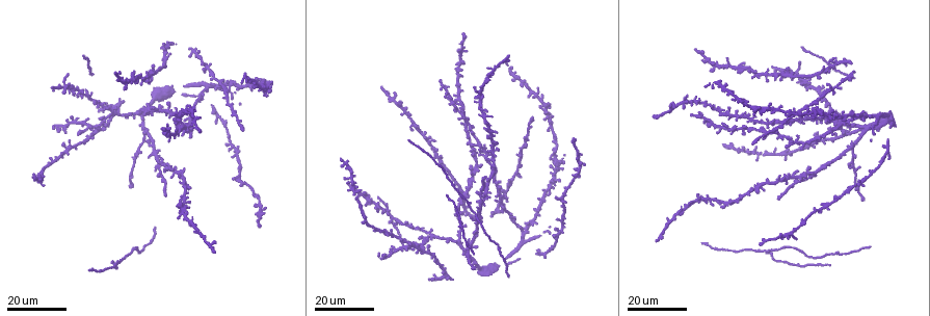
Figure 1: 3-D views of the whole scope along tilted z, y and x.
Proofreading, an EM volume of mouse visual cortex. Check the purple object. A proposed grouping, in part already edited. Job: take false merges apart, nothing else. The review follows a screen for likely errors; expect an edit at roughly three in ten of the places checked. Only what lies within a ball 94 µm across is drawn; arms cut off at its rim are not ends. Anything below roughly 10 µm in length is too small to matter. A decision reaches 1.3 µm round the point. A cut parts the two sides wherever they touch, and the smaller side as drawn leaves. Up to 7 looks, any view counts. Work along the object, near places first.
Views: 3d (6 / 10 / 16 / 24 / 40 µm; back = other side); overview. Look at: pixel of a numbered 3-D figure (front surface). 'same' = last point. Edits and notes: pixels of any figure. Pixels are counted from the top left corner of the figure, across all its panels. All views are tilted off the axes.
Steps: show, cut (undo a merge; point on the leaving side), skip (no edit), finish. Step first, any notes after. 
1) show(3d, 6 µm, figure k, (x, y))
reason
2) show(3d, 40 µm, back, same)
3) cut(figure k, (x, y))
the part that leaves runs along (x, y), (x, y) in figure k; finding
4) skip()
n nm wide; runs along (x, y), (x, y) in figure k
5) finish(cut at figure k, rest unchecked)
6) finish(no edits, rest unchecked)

show(3d, 16 µm, figure 1, (852, 127))
small branch off a trunk

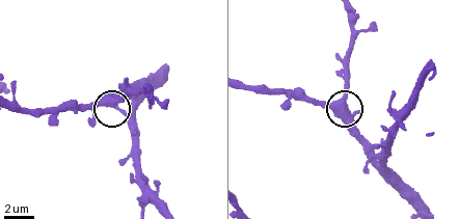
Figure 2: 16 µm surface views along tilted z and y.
show(3d, 6 µm, figure 2, (103, 102))

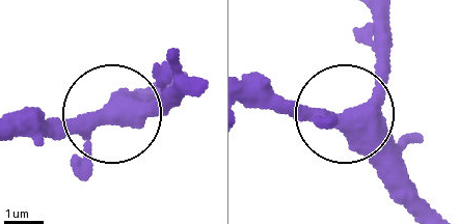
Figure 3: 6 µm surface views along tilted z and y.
skip()
3 arms; all the same neuron

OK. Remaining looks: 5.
show(3d, 16 µm, figure 1, (173, 133))
three arms meet

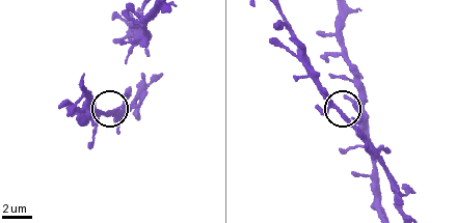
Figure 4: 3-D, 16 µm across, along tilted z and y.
show(3d, 6 µm, figure 4, (339, 108))

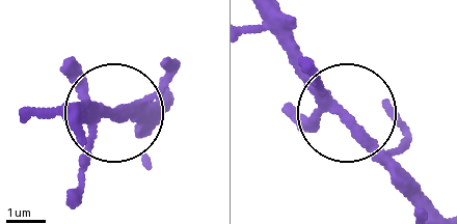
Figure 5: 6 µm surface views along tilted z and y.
show(3d, 6 µm, back, figure 5, (344, 116))

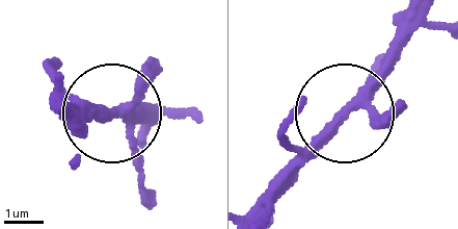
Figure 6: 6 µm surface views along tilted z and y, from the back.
skip()
runs along (247, 209), (402, 51) in figure 6; all the same neuron

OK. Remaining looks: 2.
show(3d, 24 µm, figure 1, (763, 124))
four arms meet

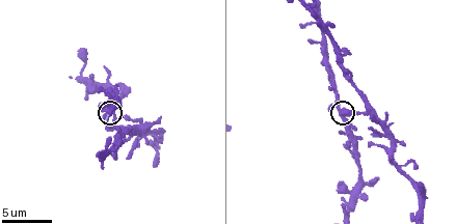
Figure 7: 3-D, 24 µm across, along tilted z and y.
show(3d, 10 µm, figure 7, (338, 111))
closer look

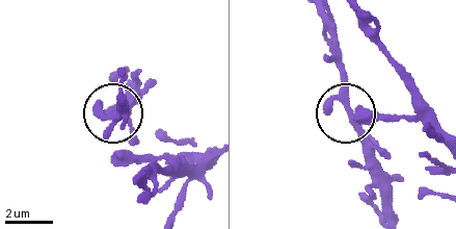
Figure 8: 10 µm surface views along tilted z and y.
skip()
side arm 44 µm; runs along (371, 117), (347, 108), (343, 56) in figure 8; one neuron here

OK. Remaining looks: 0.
finish(no edits, rest unchecked)

